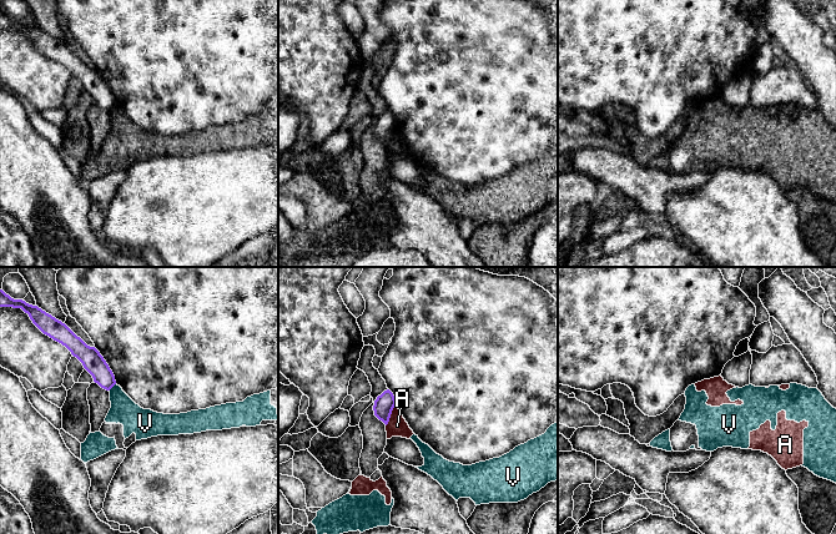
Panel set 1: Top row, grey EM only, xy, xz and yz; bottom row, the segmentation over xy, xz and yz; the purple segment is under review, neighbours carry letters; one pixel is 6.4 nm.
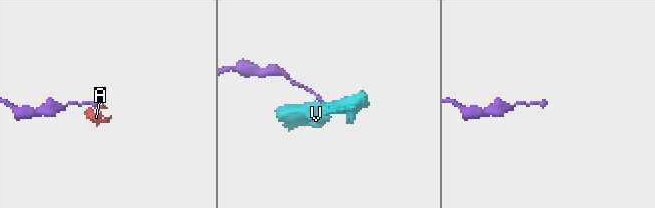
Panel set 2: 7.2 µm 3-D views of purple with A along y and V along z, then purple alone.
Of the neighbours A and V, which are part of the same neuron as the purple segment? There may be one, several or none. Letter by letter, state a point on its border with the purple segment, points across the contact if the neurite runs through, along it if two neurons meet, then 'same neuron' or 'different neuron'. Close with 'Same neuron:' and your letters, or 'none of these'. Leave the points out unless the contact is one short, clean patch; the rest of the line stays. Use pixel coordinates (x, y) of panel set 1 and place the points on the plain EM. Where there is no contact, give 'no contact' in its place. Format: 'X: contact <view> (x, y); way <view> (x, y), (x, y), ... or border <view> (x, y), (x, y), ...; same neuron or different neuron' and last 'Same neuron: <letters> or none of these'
A: contact xz (389, 136); border xz (394, 125), (386, 146); different neuron
V: contact xy (112, 106); border xy (115, 104), (109, 111); different neuron
Same neuron: none of these

